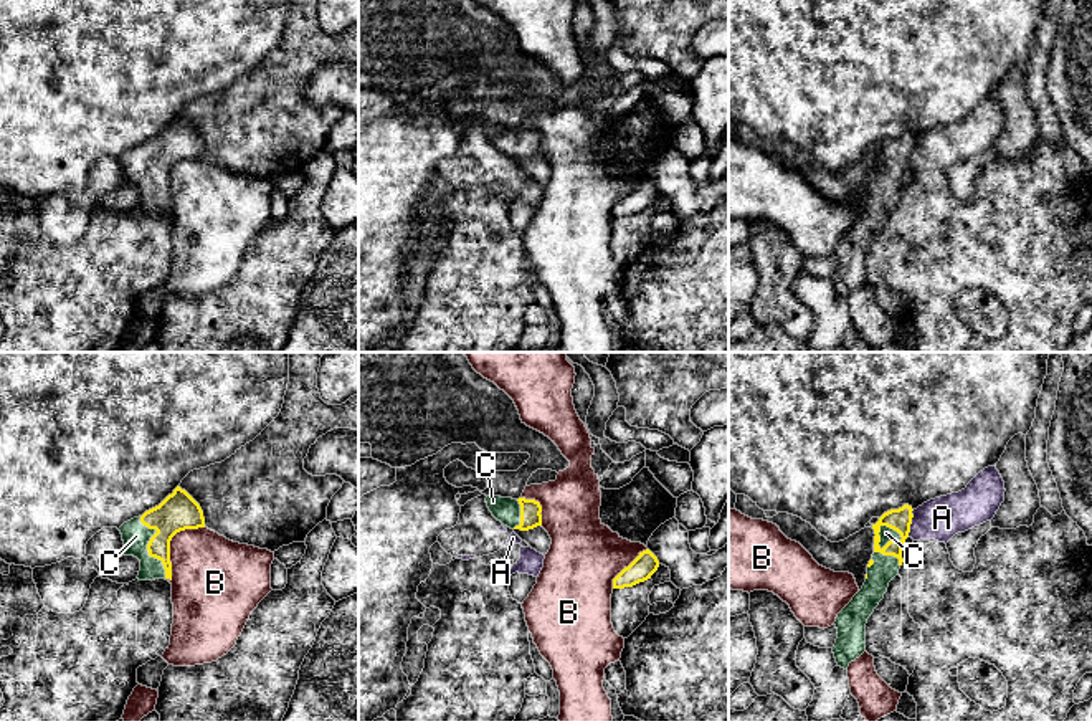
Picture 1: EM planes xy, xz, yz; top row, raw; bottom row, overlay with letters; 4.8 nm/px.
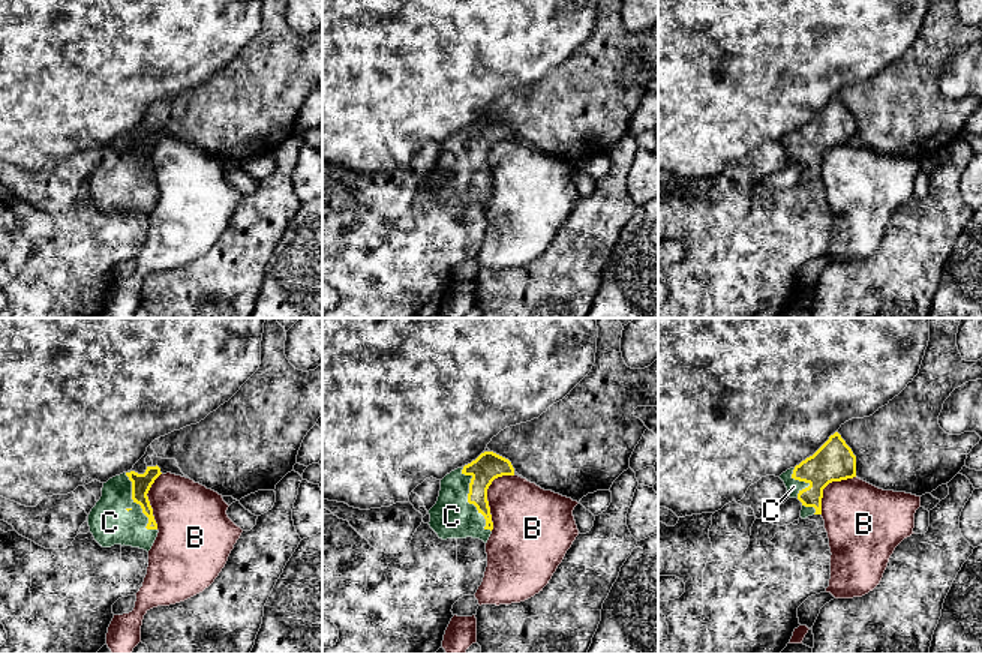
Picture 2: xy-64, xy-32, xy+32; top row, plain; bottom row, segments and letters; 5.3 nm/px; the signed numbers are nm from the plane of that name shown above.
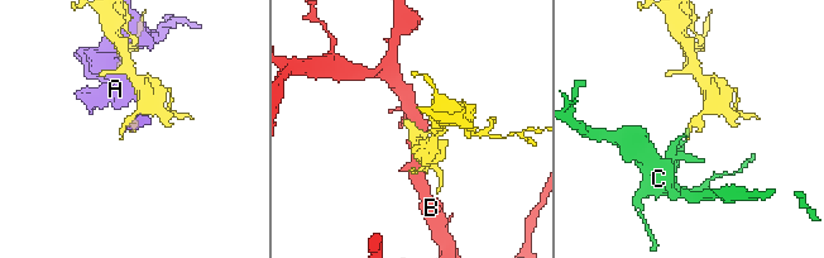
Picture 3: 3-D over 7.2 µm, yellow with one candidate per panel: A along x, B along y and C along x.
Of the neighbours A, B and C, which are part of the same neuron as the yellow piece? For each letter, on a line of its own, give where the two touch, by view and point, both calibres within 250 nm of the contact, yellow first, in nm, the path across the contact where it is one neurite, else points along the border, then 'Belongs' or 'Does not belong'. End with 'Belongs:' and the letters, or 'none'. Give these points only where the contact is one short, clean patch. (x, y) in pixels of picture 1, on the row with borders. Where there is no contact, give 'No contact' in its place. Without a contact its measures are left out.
A: Touches yellow at yz (911, 523). Thickness 110 nm (yellow) against 200 nm. Does not belong
B: Touches yellow at xy (169, 543). Thickness 190 nm (yellow) against 380 nm. Does not belong
C: Touches yellow at yz (879, 551). Thickness 110 nm (yellow) against 70 nm. Path across: yz (899, 520), (901, 538), (879, 551), (886, 544), (886, 533). Belongs
Belongs: C

